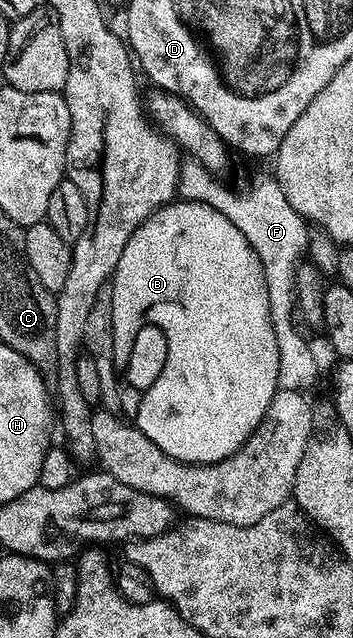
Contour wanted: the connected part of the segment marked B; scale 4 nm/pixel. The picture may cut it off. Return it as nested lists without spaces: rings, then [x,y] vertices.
[[[171,201],[158,211],[152,212],[147,219],[128,237],[128,245],[124,245],[124,253],[120,256],[120,265],[116,265],[112,282],[112,325],[115,329],[129,329],[141,325],[145,319],[154,319],[159,325],[166,326],[166,335],[172,344],[172,357],[168,358],[166,371],[160,375],[152,387],[141,392],[138,403],[138,419],[136,425],[152,441],[152,445],[160,445],[168,457],[179,459],[185,463],[219,463],[232,453],[236,453],[248,441],[248,437],[260,425],[268,405],[274,394],[278,392],[278,370],[280,369],[280,353],[276,349],[276,333],[272,329],[270,320],[270,306],[268,305],[268,285],[264,285],[264,269],[260,265],[260,257],[248,245],[244,233],[224,217],[212,205],[204,205],[196,201]]]

